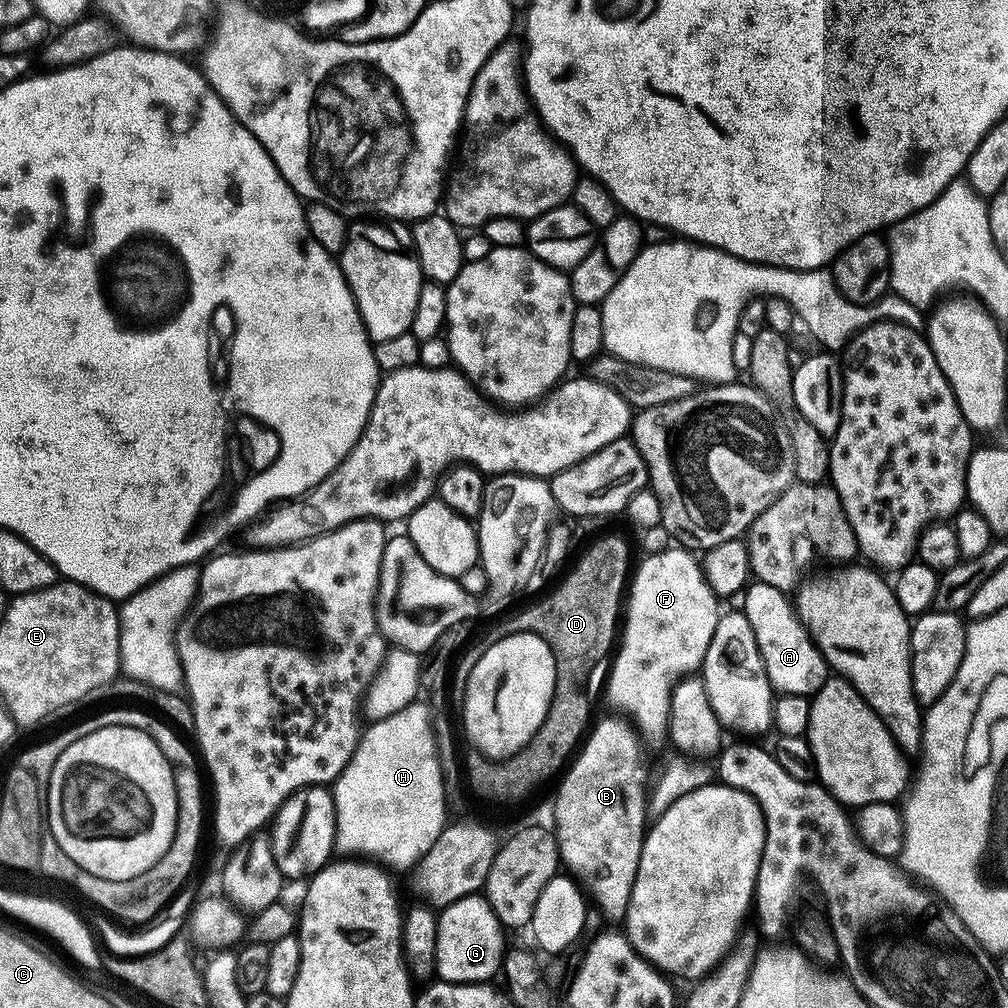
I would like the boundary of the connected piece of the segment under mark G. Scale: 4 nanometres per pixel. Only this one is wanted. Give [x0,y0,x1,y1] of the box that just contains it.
[434,894,506,984]

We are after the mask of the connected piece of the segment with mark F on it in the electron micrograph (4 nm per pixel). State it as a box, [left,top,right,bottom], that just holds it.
[608,546,722,744]

